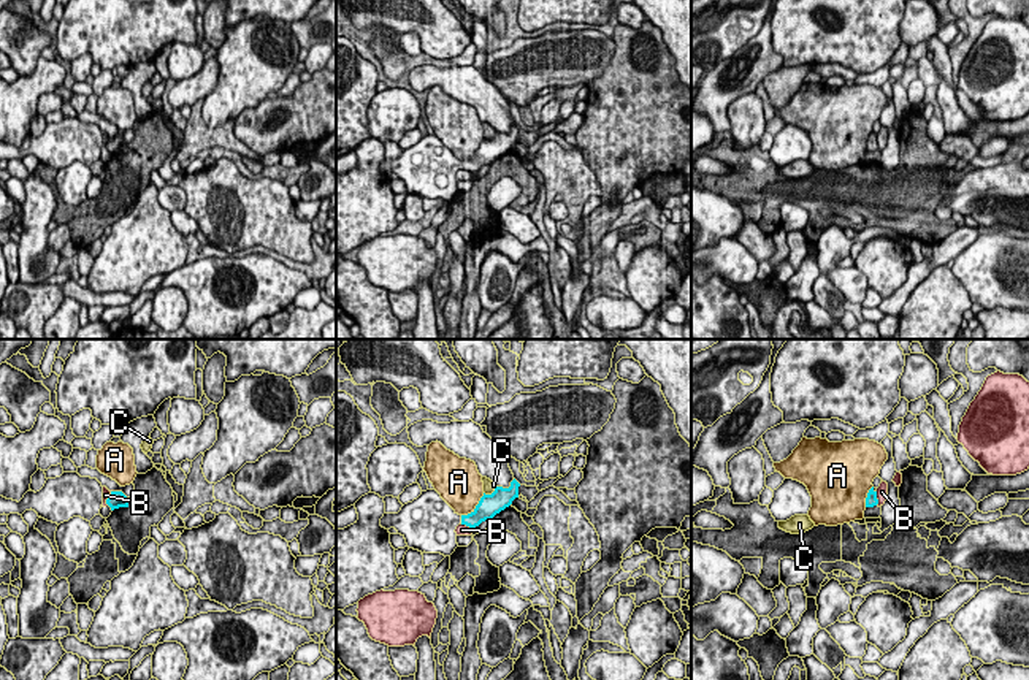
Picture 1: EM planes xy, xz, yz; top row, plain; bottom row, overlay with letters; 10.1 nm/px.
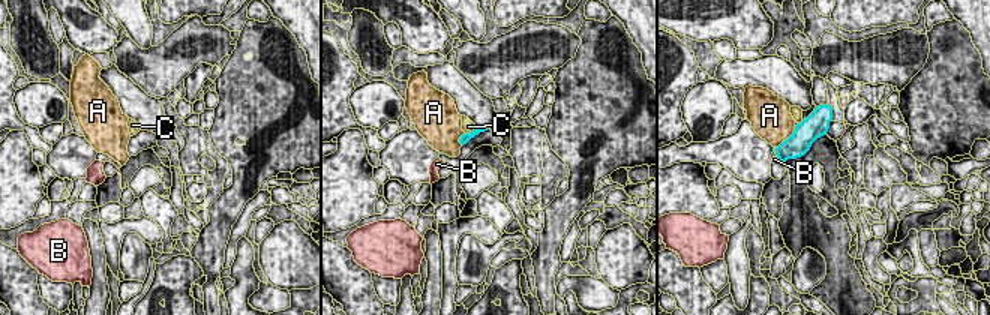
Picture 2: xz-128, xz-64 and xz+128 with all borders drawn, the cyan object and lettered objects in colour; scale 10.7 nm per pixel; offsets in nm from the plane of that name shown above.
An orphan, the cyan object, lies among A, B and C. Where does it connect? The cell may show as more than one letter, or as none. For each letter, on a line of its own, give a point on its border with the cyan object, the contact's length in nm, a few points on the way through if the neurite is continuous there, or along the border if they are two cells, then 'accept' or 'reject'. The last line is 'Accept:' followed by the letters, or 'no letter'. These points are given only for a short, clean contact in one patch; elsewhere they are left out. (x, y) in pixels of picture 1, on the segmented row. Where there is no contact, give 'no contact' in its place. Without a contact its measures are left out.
A: meets cyan in xz at (476, 508); contact 340 nm long; border along xz (484, 493), (479, 503), (462, 515); reject
B: meets cyan in yz at (875, 498); contact 140 nm long; border along yz (875, 492), (877, 504); reject
C: meets cyan in xz at (492, 493); contact 150 nm long; border along xz (495, 485), (490, 493), (484, 493); reject
Accept: no letter

